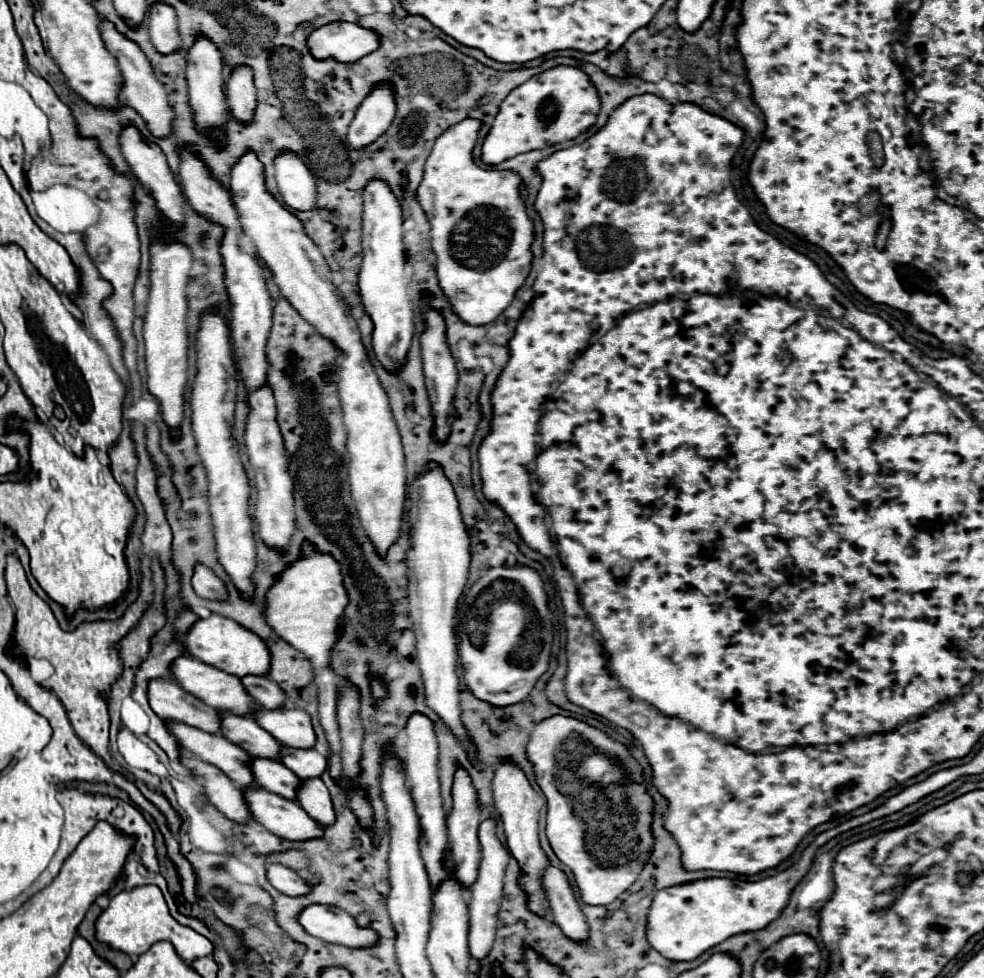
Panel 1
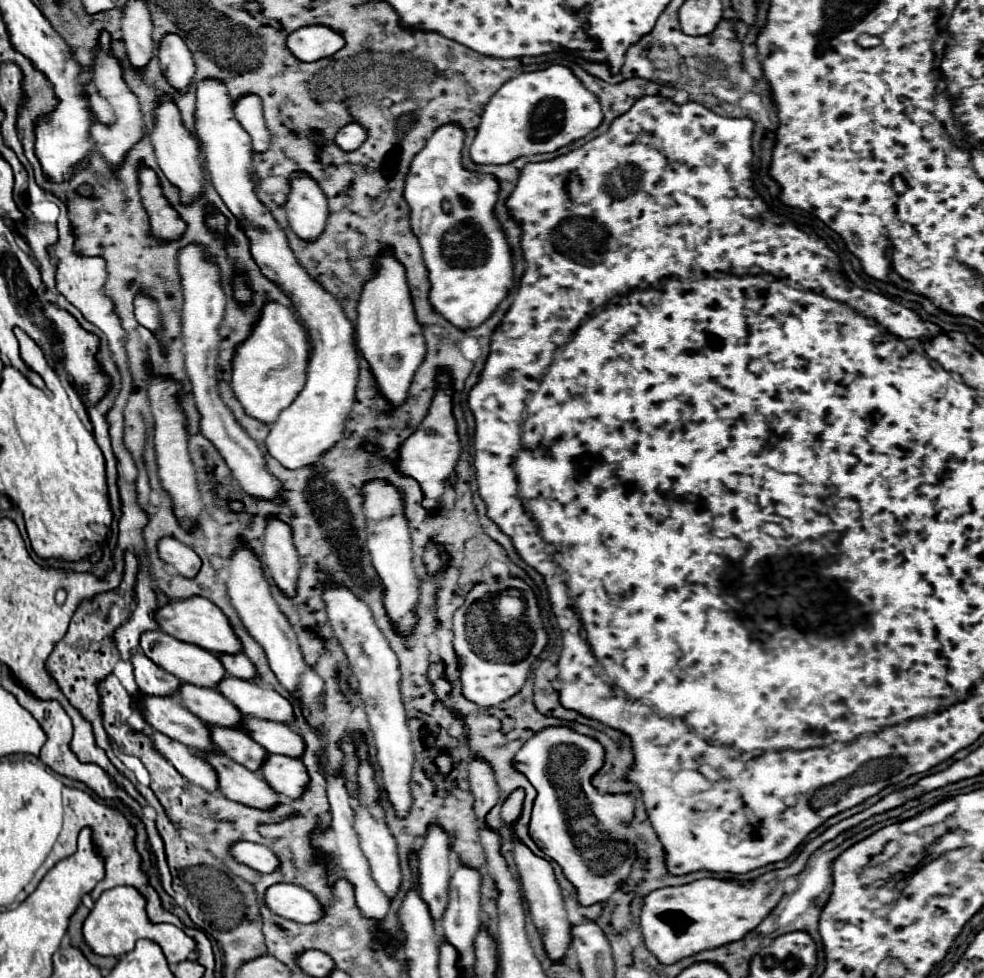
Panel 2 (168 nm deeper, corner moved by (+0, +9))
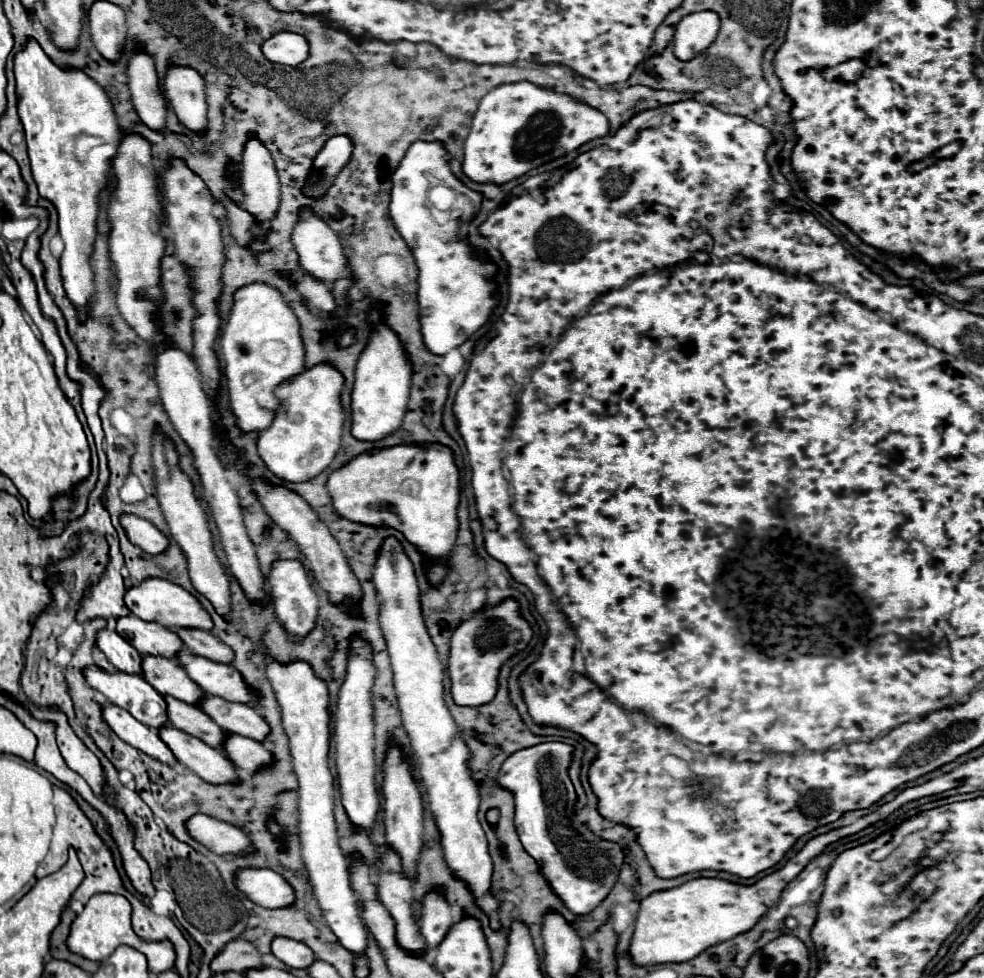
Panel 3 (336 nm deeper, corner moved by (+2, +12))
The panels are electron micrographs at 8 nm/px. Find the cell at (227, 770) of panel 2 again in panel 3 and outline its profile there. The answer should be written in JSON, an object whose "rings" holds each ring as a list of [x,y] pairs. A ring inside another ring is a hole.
{"rings":[[[160,726],[158,728],[160,740],[172,750],[174,758],[198,774],[202,780],[210,784],[226,784],[238,782],[238,774],[234,772],[234,764],[216,748],[204,744],[202,740],[180,732],[178,728]]]}

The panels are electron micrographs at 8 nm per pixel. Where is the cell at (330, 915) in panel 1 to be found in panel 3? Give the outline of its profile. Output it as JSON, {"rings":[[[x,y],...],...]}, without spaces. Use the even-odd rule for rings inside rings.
{"rings":[[[240,868],[234,886],[262,908],[282,908],[296,898],[292,886],[278,872],[268,868]]]}

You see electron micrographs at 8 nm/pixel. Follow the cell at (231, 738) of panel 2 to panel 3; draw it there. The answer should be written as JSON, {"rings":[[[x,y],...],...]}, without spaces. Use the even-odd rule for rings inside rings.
{"rings":[[[164,696],[166,700],[166,714],[168,714],[168,722],[190,734],[200,738],[202,742],[206,742],[212,748],[220,750],[220,744],[224,742],[224,730],[208,716],[204,716],[204,712],[200,712],[198,706],[192,704],[184,704],[182,700],[176,700],[172,696]]]}

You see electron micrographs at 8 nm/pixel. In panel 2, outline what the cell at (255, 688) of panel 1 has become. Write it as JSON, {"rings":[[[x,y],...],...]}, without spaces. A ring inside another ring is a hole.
{"rings":[[[244,653],[238,655],[218,655],[226,673],[234,675],[238,679],[258,679],[258,675],[254,675],[254,663],[250,663],[250,659],[246,659]]]}

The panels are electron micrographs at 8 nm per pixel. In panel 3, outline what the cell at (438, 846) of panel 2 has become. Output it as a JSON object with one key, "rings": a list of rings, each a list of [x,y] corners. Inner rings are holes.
{"rings":[[[430,892],[424,896],[424,902],[420,904],[420,932],[426,938],[428,948],[436,948],[448,930],[456,924],[456,910],[450,908],[450,904],[444,900],[442,894]]]}

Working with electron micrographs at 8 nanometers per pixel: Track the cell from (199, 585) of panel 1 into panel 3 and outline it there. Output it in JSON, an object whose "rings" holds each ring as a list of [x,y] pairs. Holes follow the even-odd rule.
{"rings":[[[122,514],[120,516],[120,526],[126,532],[128,540],[134,546],[140,546],[148,554],[160,554],[166,550],[168,540],[166,536],[148,520],[134,516],[134,514]]]}

